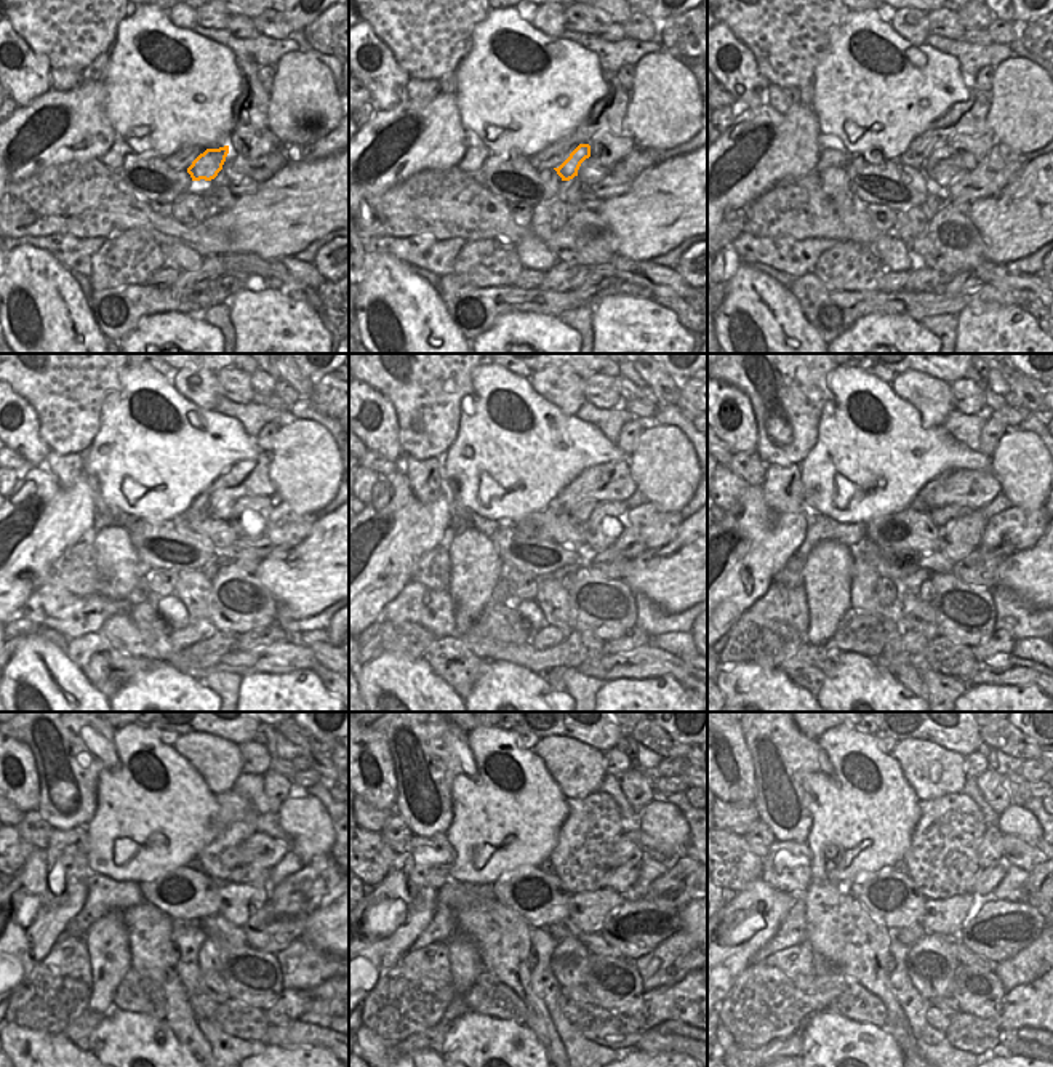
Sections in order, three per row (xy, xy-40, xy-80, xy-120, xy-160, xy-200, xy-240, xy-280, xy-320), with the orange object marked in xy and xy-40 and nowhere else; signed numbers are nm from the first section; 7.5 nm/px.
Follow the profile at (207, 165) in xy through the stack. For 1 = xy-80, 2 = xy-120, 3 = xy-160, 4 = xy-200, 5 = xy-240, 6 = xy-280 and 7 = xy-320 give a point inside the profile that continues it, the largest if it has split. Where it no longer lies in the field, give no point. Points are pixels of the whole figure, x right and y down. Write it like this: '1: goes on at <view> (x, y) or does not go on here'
1: goes on at xy-80 (941, 151)
2: goes on at xy-120 (224, 509)
3: goes on at xy-160 (581, 512)
4: goes on at xy-200 (940, 515)
5: goes on at xy-240 (256, 875)
6: goes on at xy-280 (621, 879)
7: goes on at xy-320 (988, 879)

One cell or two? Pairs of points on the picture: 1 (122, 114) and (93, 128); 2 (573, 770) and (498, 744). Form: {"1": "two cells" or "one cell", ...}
{"1": "two cells", "2": "two cells"}

